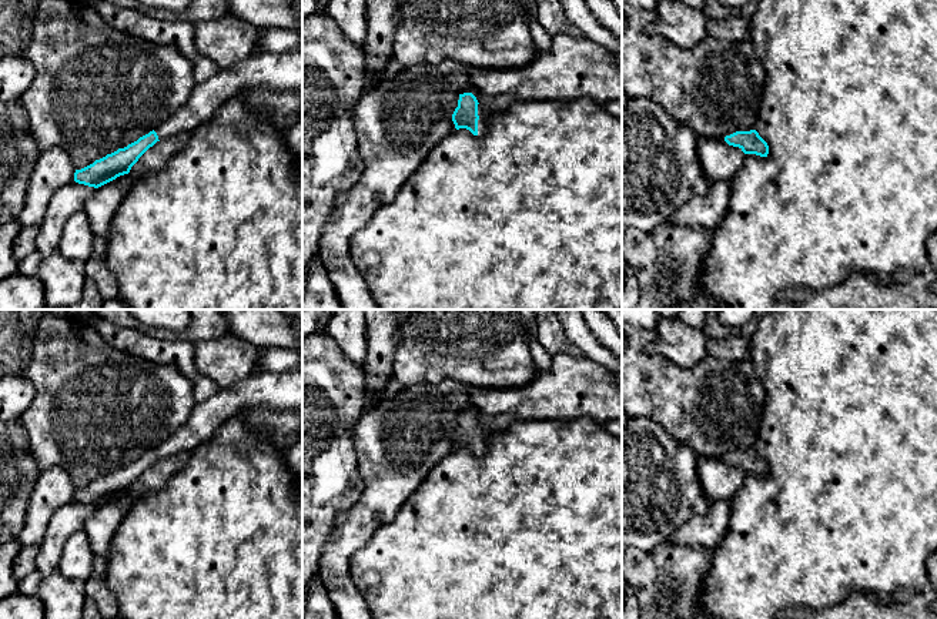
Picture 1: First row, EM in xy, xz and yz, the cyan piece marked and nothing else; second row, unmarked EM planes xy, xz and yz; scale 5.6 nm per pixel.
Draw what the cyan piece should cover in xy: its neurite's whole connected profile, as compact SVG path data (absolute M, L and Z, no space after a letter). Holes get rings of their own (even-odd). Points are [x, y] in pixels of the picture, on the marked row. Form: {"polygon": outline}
{"polygon": "M258 50L228 68L221 68L211 78L195 83L188 100L170 120L127 147L76 170L74 181L98 188L128 174L138 158L157 141L197 131L230 100L264 87L275 93L302 94L302 50L284 53Z"}

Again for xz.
{"polygon": "M472 93L459 94L458 107L452 114L455 128L466 128L473 135L483 135L492 116L496 114L478 103Z"}

